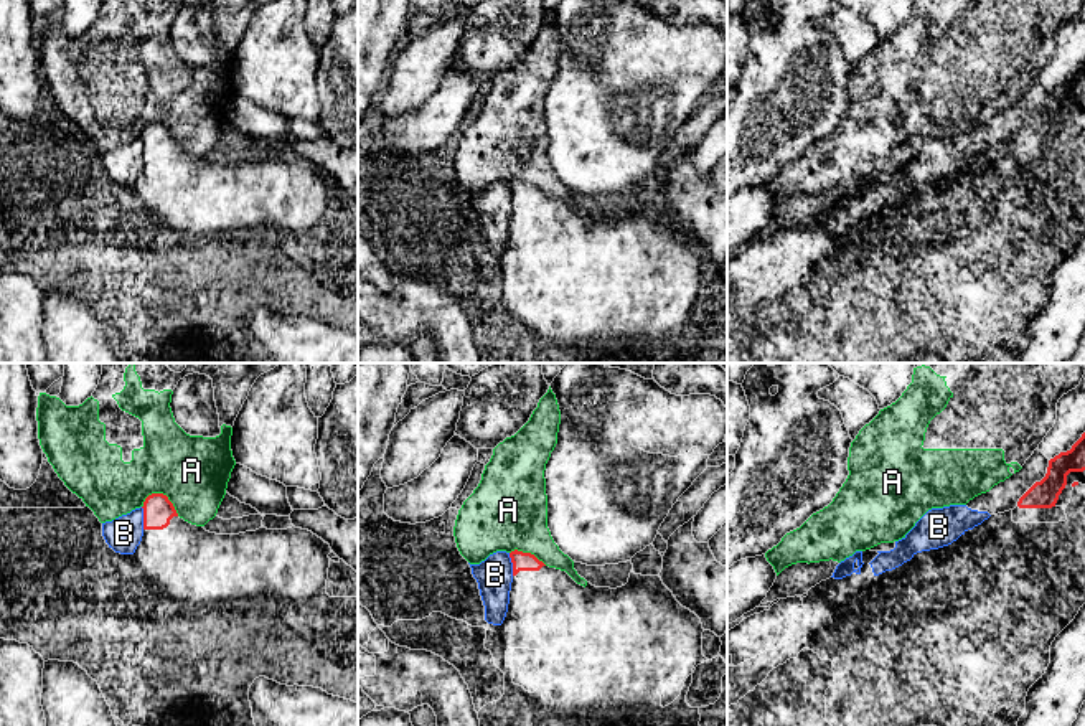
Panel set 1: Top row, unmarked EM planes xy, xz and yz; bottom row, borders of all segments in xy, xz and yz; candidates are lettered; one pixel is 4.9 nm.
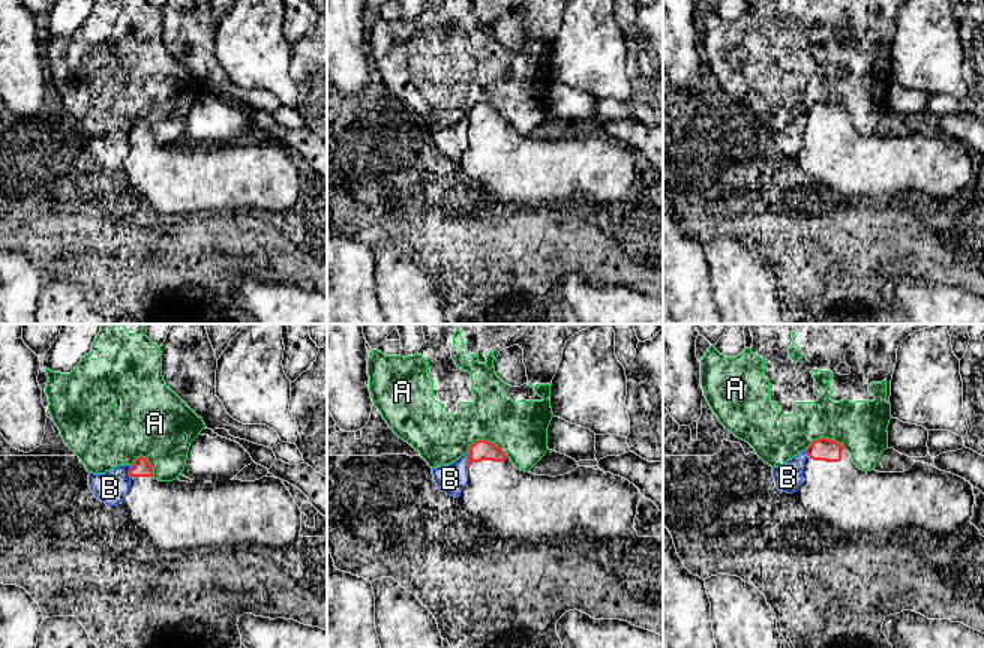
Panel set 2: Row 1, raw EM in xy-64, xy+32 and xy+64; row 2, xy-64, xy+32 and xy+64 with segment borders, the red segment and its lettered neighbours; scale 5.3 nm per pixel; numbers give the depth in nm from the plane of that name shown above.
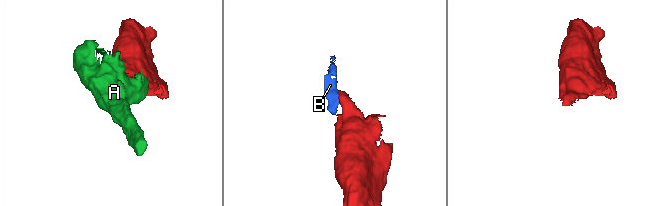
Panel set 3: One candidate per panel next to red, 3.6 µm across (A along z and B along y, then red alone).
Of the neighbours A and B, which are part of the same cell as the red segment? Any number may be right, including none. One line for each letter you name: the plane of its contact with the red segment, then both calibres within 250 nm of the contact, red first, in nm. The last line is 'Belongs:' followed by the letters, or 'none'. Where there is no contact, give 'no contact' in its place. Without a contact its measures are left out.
Belongs: none

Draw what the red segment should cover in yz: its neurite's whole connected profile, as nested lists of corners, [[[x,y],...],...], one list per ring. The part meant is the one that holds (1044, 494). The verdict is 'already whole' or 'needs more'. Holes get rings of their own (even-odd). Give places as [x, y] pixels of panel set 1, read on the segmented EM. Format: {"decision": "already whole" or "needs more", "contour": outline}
{"decision": "already whole", "contour": [[[1085,432],[1070,450],[1049,460],[1047,474],[1036,482],[1017,502],[1019,508],[1052,508],[1067,485],[1070,472],[1085,470]]]}

